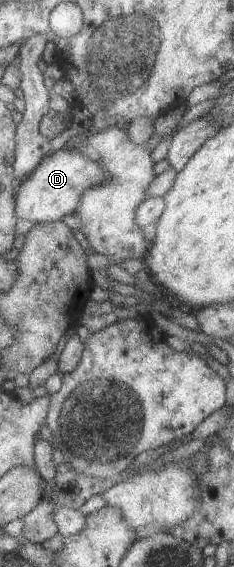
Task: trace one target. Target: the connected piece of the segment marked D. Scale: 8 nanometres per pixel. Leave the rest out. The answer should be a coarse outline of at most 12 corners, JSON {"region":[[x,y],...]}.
{"region":[[58,149],[16,188],[18,218],[75,215],[109,175],[81,151]]}

